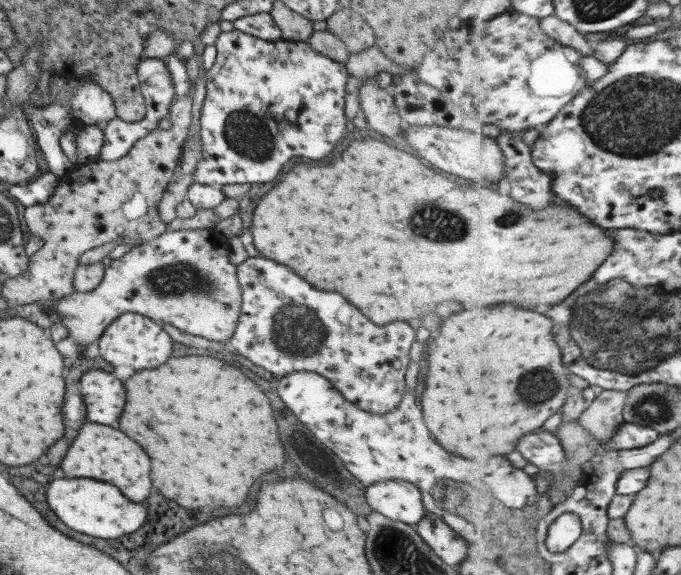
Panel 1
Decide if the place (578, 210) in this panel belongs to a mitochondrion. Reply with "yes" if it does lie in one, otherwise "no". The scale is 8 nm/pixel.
no

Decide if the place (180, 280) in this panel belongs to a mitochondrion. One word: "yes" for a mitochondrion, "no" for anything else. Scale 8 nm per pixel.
yes

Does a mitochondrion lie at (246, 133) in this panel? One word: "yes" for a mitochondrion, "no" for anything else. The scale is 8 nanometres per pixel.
yes

